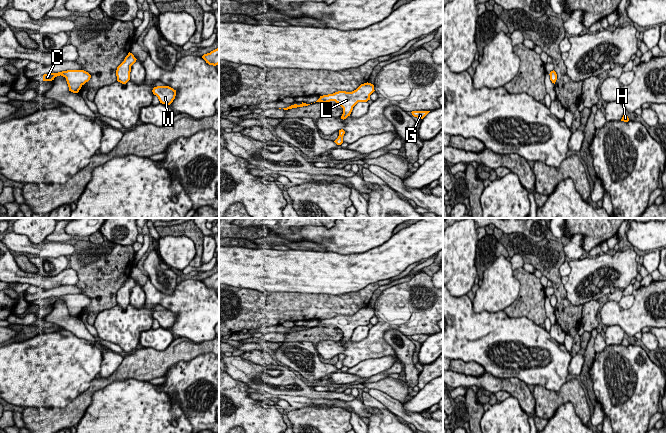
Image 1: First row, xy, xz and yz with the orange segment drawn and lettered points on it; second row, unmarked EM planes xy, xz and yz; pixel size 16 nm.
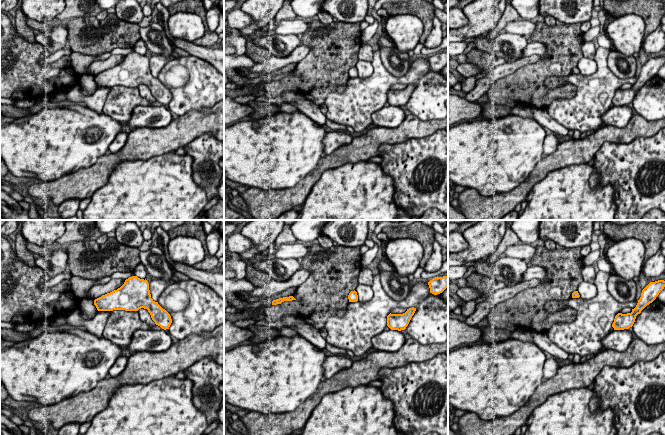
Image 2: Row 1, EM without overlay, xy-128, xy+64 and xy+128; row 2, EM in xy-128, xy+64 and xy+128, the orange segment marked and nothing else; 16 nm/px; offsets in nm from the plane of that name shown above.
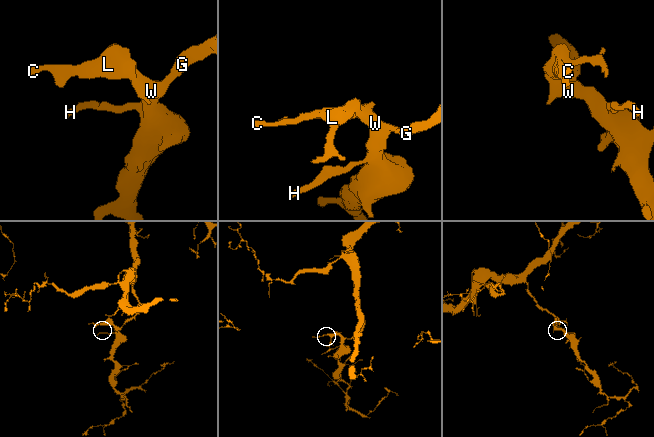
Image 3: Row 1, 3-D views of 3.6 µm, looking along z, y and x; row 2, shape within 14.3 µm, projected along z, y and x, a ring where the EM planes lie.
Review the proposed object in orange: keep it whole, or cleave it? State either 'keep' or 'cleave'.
keep

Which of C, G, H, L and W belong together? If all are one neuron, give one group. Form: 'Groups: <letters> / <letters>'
Groups: C G H L W

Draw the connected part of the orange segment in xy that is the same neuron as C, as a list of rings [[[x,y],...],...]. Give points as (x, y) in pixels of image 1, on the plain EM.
[[[67,294],[58,297],[44,298],[43,305],[52,305],[60,299],[66,302],[69,315],[73,317],[78,317],[81,311],[91,302],[91,299],[84,294]]]

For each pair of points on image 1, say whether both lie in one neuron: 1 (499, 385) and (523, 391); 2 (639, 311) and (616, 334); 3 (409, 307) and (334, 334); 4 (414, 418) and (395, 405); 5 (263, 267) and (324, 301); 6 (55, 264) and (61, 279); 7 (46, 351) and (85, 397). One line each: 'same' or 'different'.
1: same
2: different
3: different
4: same
5: different
6: different
7: different

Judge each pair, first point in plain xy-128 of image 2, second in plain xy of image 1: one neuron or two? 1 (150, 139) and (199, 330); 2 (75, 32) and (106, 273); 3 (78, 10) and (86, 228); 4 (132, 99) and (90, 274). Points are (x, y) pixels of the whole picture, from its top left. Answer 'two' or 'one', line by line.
1: two
2: one
3: two
4: two

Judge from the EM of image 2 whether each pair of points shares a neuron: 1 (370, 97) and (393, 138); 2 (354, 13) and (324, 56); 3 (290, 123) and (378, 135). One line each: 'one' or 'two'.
1: two
2: two
3: two

